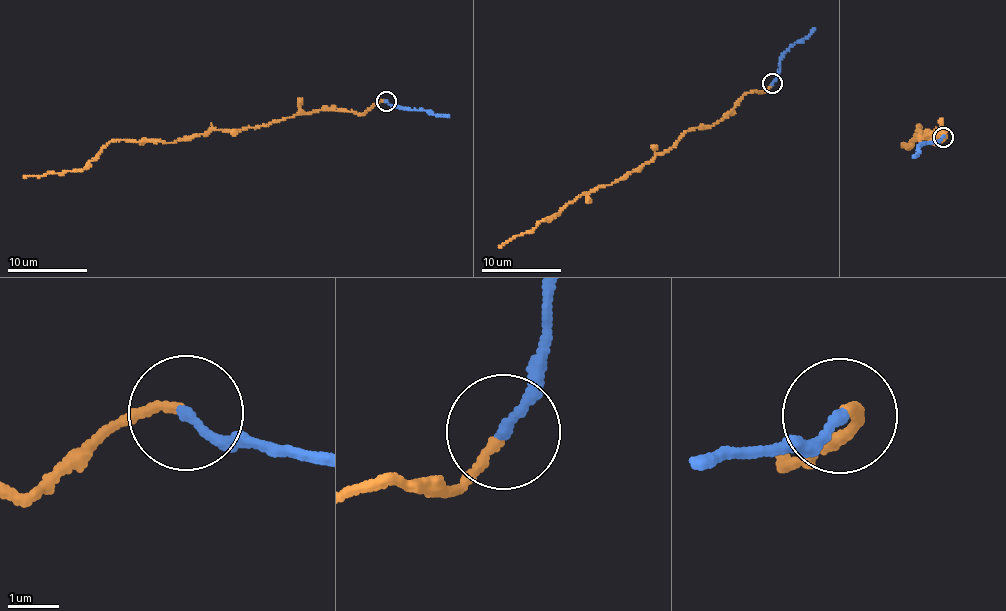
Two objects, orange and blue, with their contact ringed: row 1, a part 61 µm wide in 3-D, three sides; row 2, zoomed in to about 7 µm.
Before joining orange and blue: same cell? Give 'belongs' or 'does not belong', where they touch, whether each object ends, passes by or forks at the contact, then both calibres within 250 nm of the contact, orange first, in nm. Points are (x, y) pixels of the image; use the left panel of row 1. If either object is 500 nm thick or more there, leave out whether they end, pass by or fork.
belongs; at (386, 101); orange ends there; blue ends there; 180 nm thick on the orange side, 190 nm on the other

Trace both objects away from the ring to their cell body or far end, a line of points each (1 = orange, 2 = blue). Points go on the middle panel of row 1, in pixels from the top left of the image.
1: (773, 85), (766, 92), (751, 90), (712, 126), (684, 131), (671, 147), (615, 182), (582, 193), (500, 248)
2: (773, 83), (779, 59), (815, 28)

